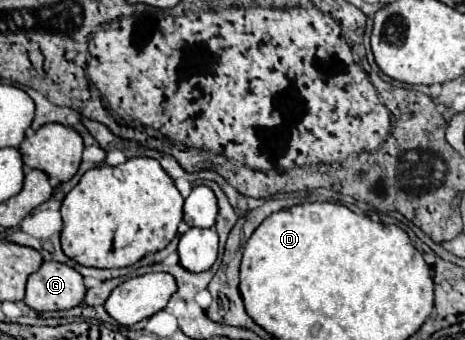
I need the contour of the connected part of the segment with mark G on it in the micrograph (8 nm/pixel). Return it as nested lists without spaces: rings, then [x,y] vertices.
[[[44,262],[28,278],[24,302],[38,312],[68,310],[78,306],[84,294],[82,276],[76,270],[60,262]]]

